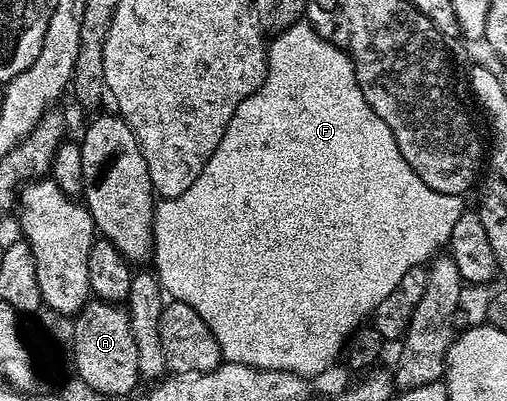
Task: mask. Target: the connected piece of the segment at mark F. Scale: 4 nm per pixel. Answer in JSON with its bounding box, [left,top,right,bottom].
[151,22,463,378]

